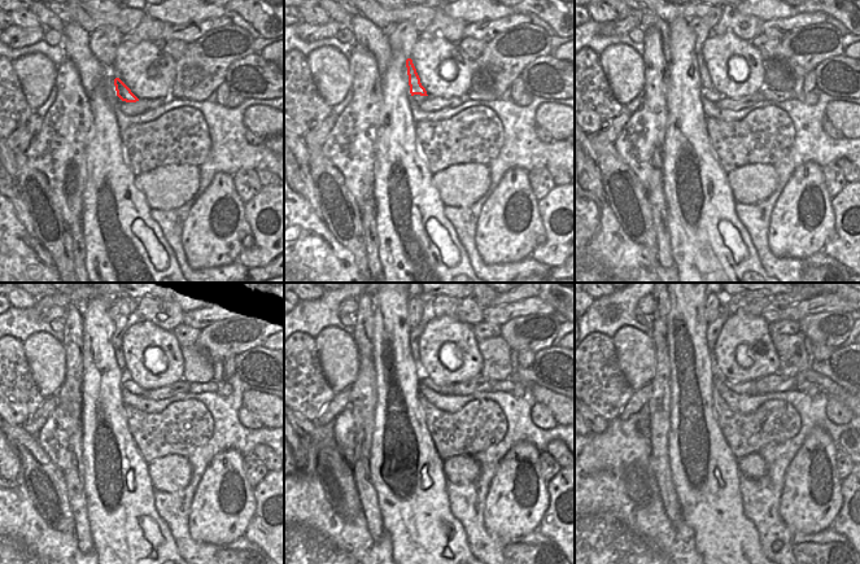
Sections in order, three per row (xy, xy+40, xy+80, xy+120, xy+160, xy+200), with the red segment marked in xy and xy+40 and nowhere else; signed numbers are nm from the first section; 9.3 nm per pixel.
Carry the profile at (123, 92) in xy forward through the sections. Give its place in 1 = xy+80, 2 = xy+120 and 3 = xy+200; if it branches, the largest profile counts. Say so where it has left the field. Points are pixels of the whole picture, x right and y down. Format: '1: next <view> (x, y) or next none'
1: next xy+80 (706, 81)
2: next xy+120 (119, 354)
3: next xy+200 (714, 329)

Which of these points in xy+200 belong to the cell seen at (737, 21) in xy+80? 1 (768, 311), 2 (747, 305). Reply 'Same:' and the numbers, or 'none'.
Same: 1, 2

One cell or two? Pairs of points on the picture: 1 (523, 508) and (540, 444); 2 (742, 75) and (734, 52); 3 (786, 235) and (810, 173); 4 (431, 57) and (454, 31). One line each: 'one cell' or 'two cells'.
1: two cells
2: one cell
3: one cell
4: two cells

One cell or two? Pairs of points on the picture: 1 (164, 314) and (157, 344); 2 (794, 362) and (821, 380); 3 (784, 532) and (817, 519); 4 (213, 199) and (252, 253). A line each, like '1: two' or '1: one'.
1: two
2: two
3: two
4: two

